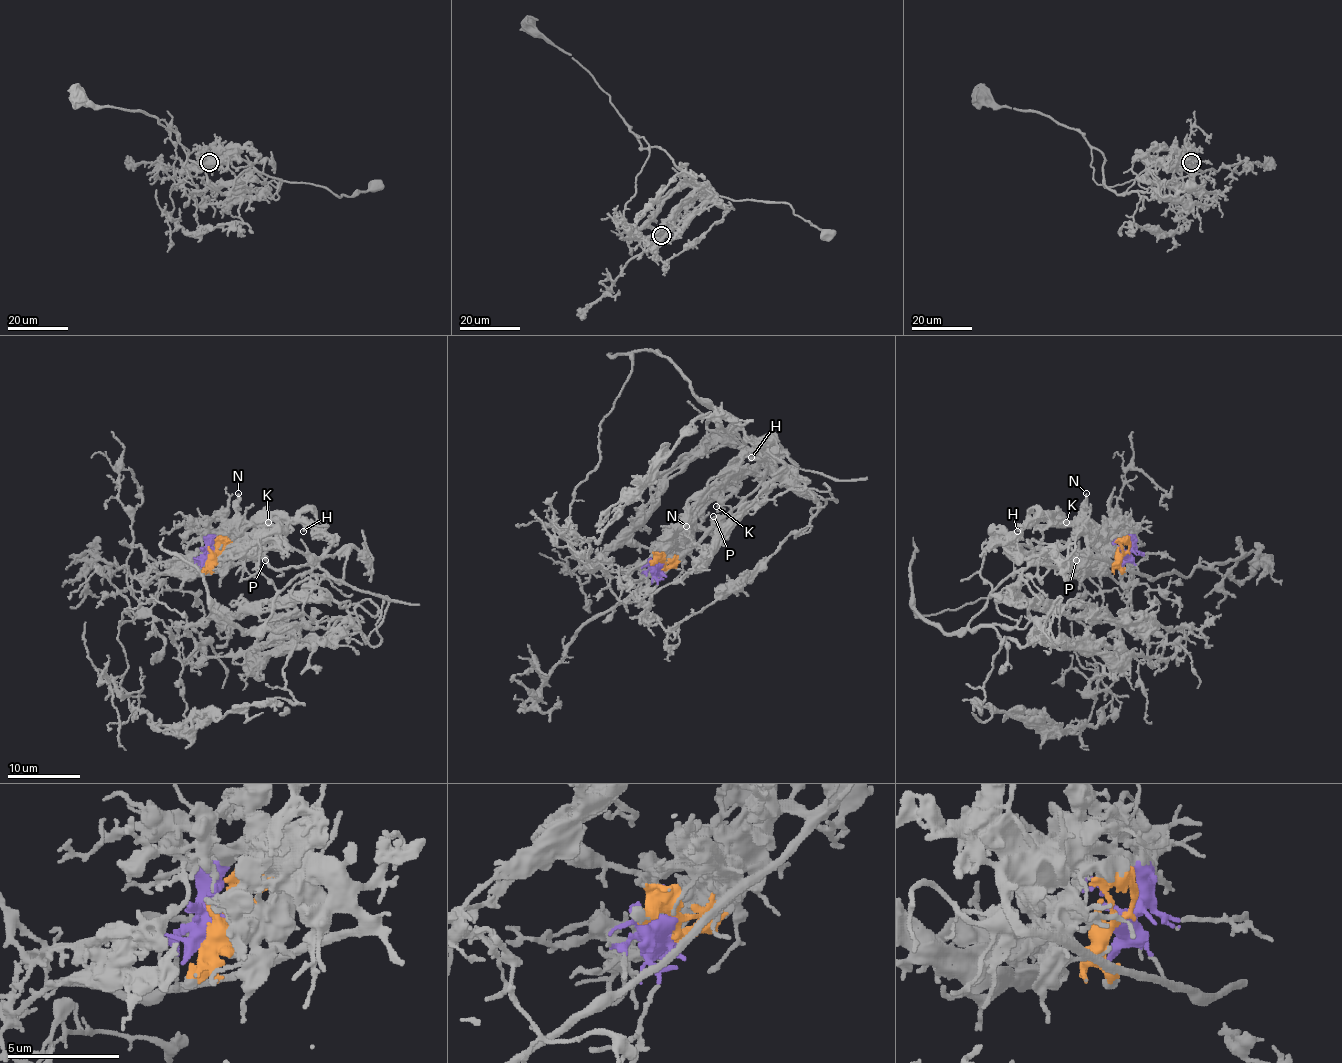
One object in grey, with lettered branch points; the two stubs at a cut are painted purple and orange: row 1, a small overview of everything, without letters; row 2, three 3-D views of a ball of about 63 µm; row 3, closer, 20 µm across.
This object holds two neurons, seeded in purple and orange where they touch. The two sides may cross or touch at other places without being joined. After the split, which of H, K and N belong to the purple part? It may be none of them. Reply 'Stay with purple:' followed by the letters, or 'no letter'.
Stay with purple: no letter

